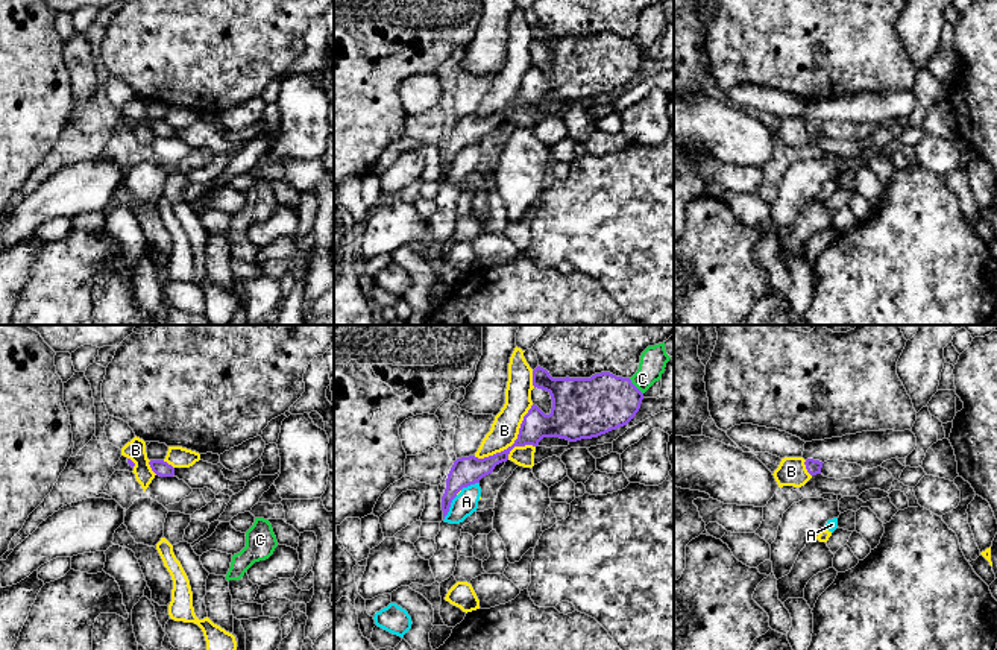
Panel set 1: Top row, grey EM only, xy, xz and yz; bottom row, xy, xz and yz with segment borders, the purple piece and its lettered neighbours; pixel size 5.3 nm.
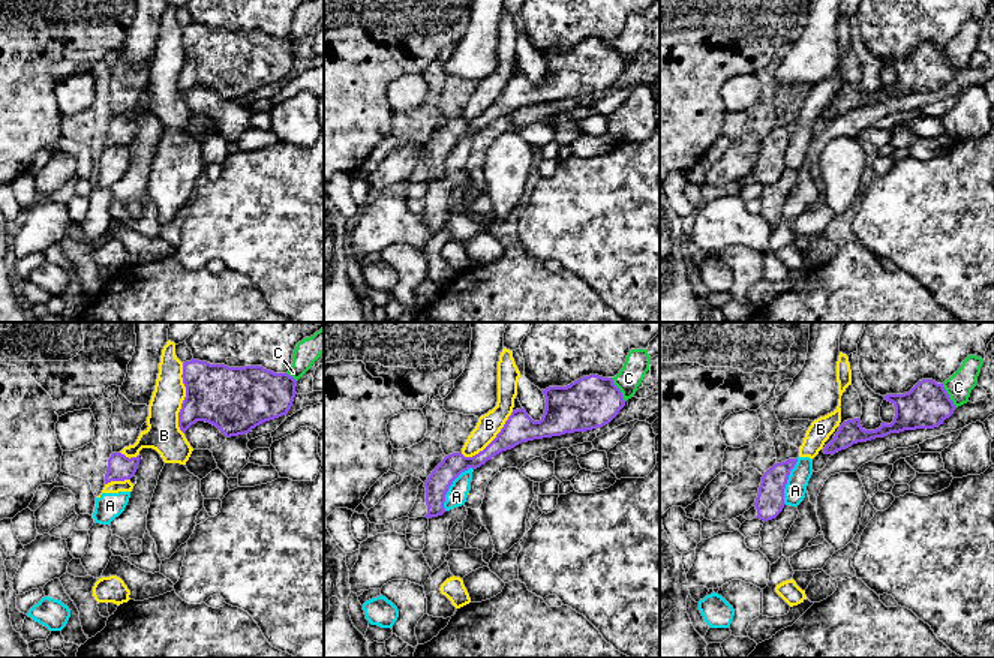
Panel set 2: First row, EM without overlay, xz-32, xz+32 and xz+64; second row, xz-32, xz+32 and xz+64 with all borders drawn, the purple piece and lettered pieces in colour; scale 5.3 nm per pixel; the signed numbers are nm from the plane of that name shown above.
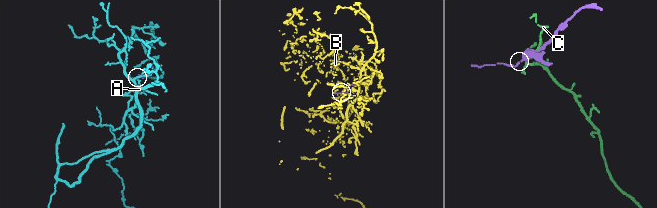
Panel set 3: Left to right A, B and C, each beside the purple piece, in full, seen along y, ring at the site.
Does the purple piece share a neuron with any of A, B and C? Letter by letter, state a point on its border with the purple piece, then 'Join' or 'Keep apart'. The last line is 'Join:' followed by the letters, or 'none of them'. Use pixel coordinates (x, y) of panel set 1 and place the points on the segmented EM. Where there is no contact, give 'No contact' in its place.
A: Touches purple at xz (449, 506). Keep apart
B: Touches purple at xz (513, 444). Keep apart
C: Touches purple at xz (635, 386). Keep apart
Join: none of them

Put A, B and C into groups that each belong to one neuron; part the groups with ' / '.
A B / C

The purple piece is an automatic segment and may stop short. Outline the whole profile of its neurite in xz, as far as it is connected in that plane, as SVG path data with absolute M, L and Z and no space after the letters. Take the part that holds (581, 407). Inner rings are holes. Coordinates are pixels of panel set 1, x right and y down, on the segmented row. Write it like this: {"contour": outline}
{"contour": "M540 366L533 371L533 386L546 390L552 399L549 415L531 405L519 428L517 439L507 450L478 459L457 459L448 474L442 497L443 519L457 494L493 472L507 462L514 446L537 446L543 437L560 437L569 442L592 439L627 425L639 412L643 393L630 378L610 372L590 378L552 378Z"}

